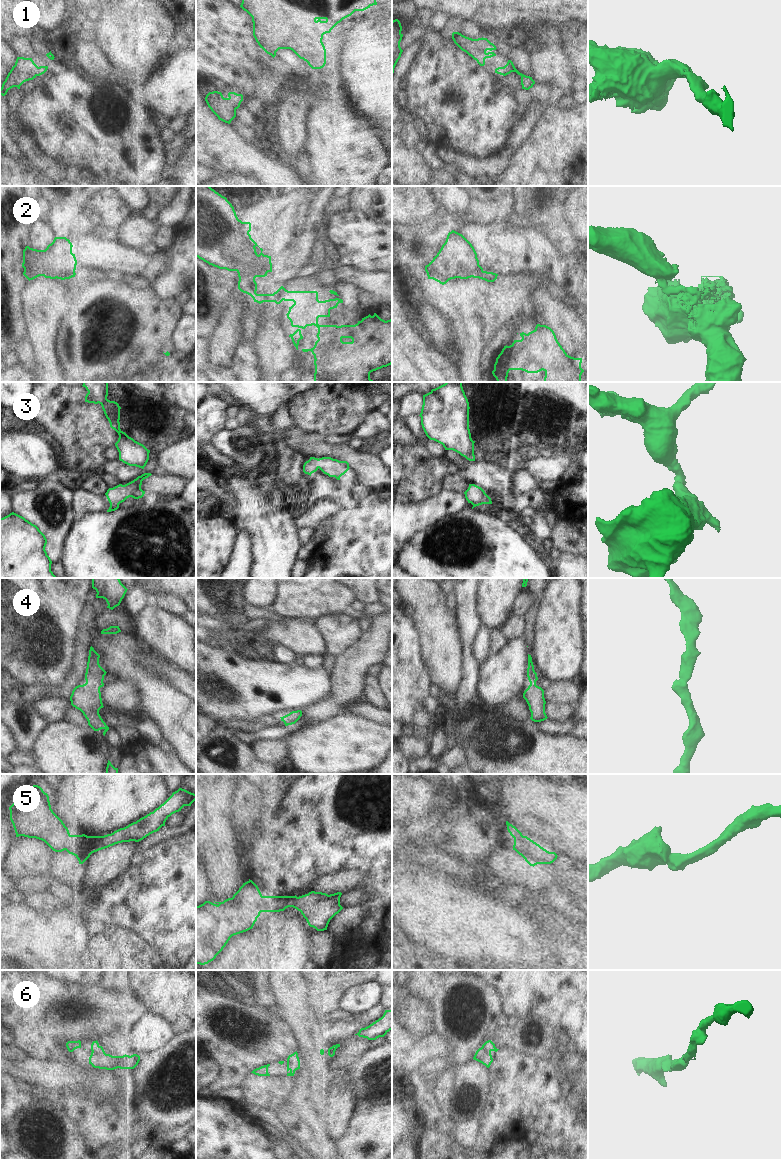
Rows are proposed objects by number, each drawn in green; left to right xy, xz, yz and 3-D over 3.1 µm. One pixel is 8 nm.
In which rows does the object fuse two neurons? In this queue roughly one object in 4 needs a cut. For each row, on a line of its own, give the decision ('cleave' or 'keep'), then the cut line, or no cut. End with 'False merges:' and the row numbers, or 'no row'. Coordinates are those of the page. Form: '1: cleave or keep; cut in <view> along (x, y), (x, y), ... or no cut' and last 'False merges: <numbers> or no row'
1: keep; no cut
2: cleave; cut in xz along (236, 270), (248, 268), (254, 278)
3: keep; no cut
4: keep; no cut
5: keep; no cut
6: keep; no cut
False merges: 2

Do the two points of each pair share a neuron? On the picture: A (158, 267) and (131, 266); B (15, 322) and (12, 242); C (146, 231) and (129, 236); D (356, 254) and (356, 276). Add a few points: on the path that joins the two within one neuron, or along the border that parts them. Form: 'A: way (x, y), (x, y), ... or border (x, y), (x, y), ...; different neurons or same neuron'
A: way (151, 267), (138, 266); same neuron
B: way (10, 302), (10, 262); same neuron
C: way (142, 231), (137, 231), (133, 234); same neuron
D: border (343, 264), (365, 270), (377, 270), (379, 272); different neurons

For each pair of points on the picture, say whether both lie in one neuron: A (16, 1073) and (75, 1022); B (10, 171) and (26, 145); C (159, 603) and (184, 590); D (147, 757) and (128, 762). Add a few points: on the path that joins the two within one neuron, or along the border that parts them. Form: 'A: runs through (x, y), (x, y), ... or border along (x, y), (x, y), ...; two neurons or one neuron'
A: border along (27, 1057), (45, 1062); two neurons
B: border along (25, 158), (42, 175); two neurons
C: border along (151, 599), (161, 594), (172, 594), (184, 602); two neurons
D: runs through (142, 762), (133, 762); one neuron

